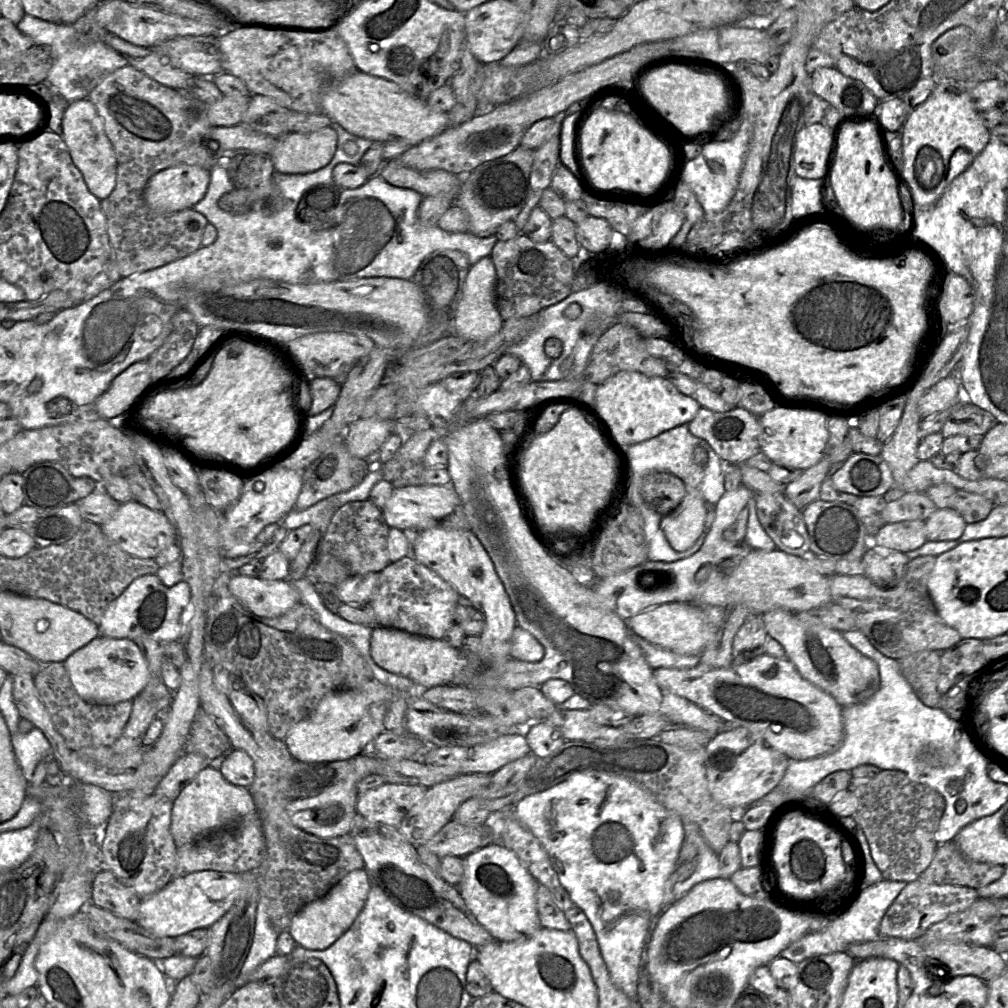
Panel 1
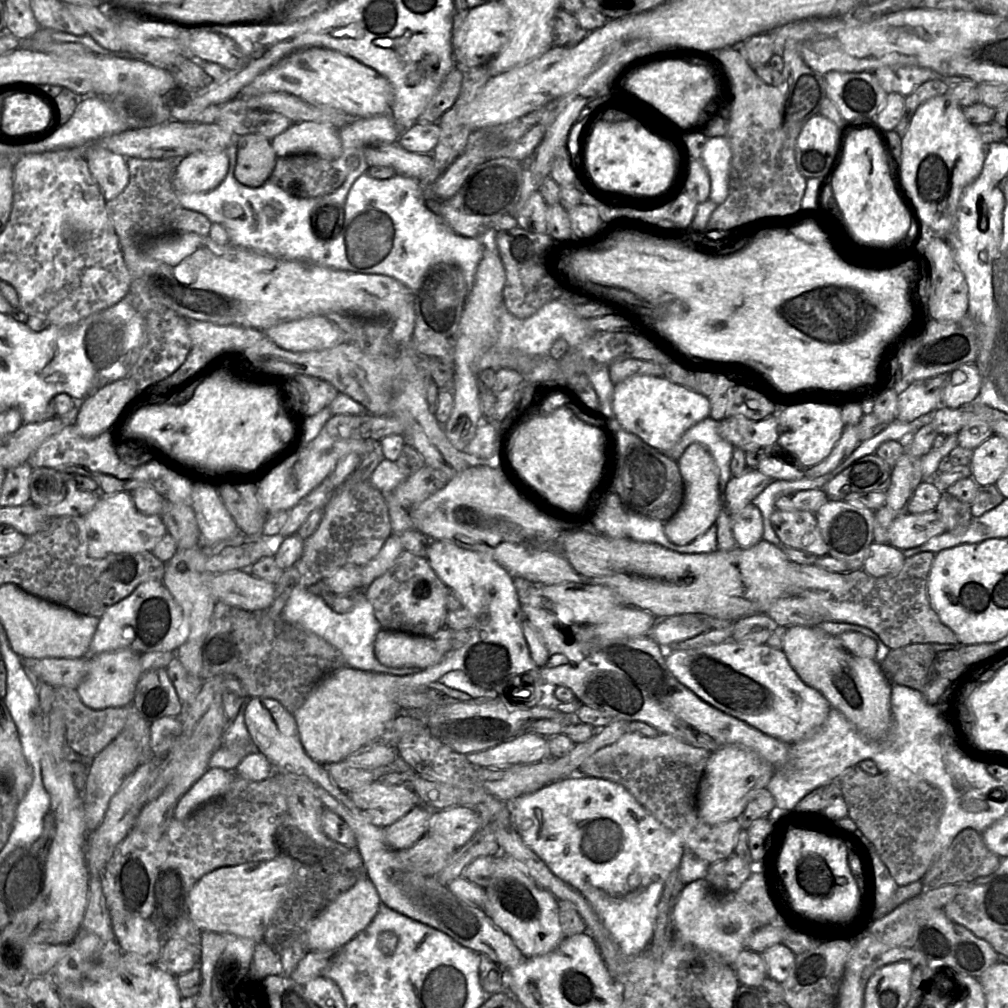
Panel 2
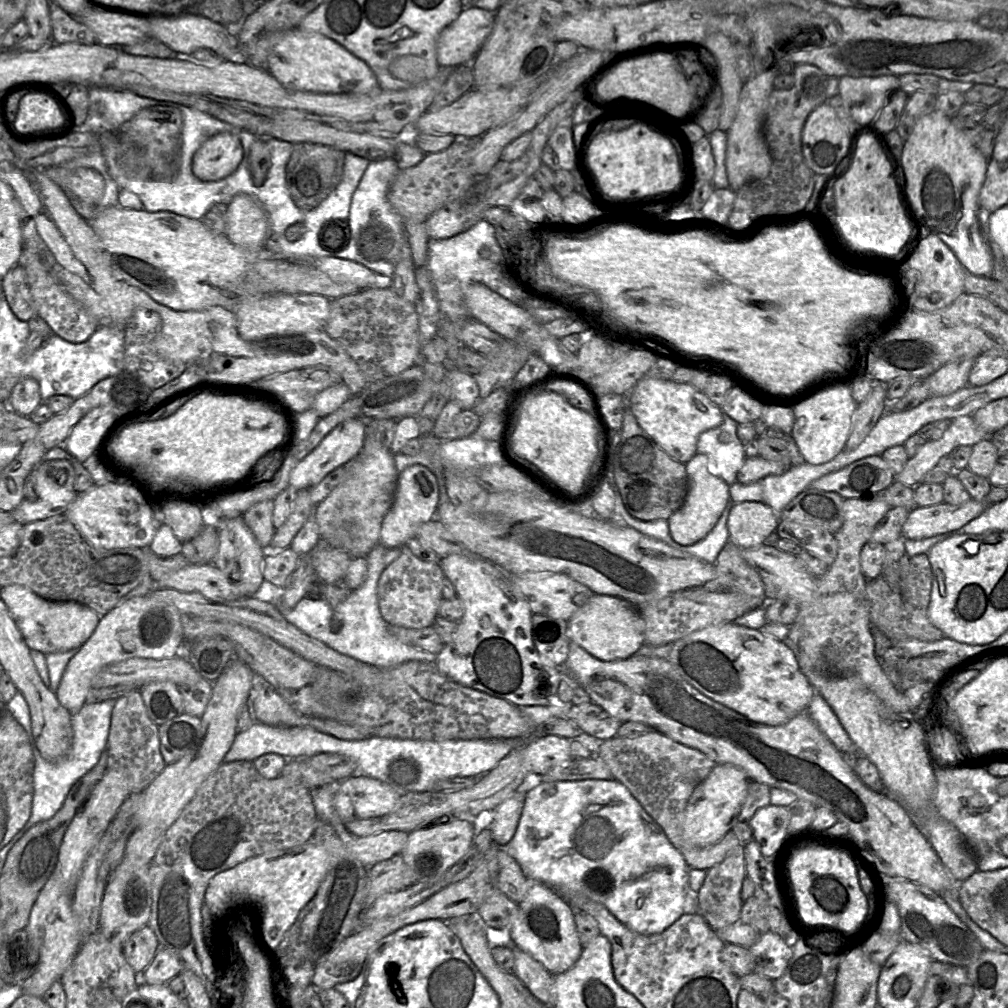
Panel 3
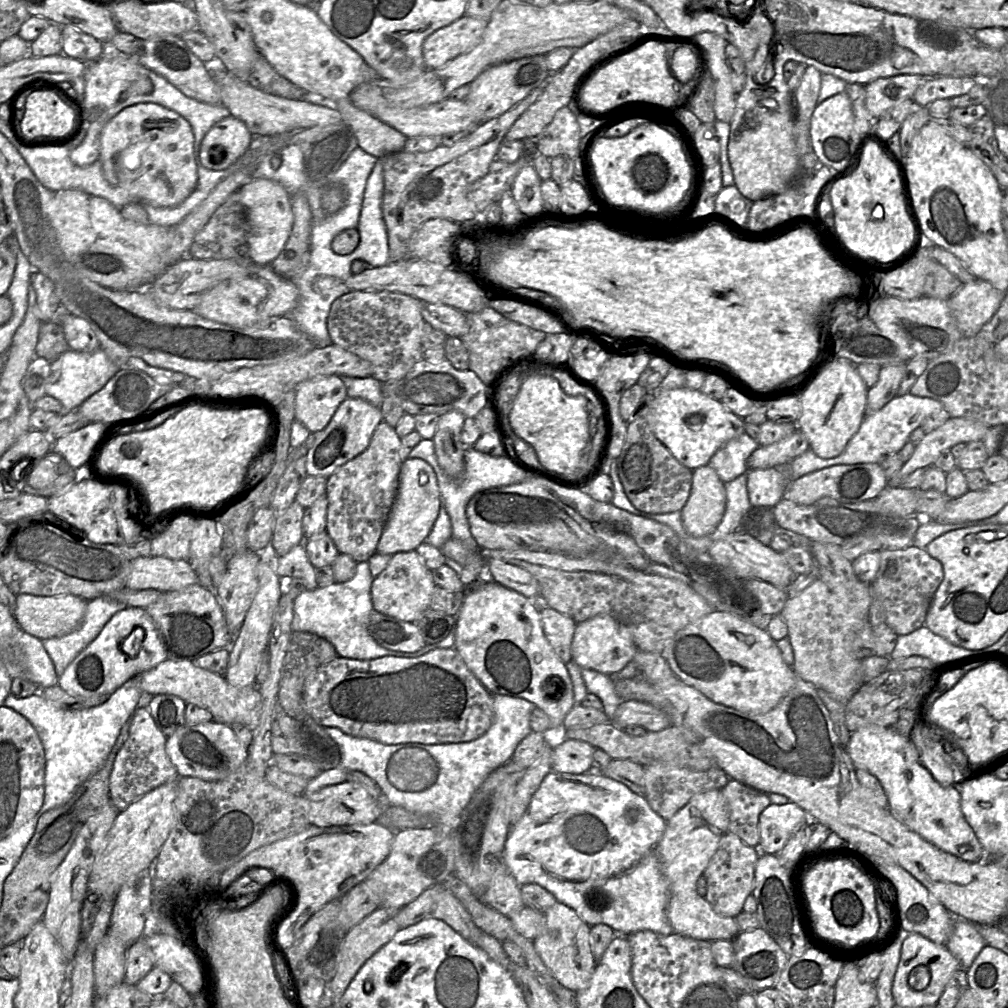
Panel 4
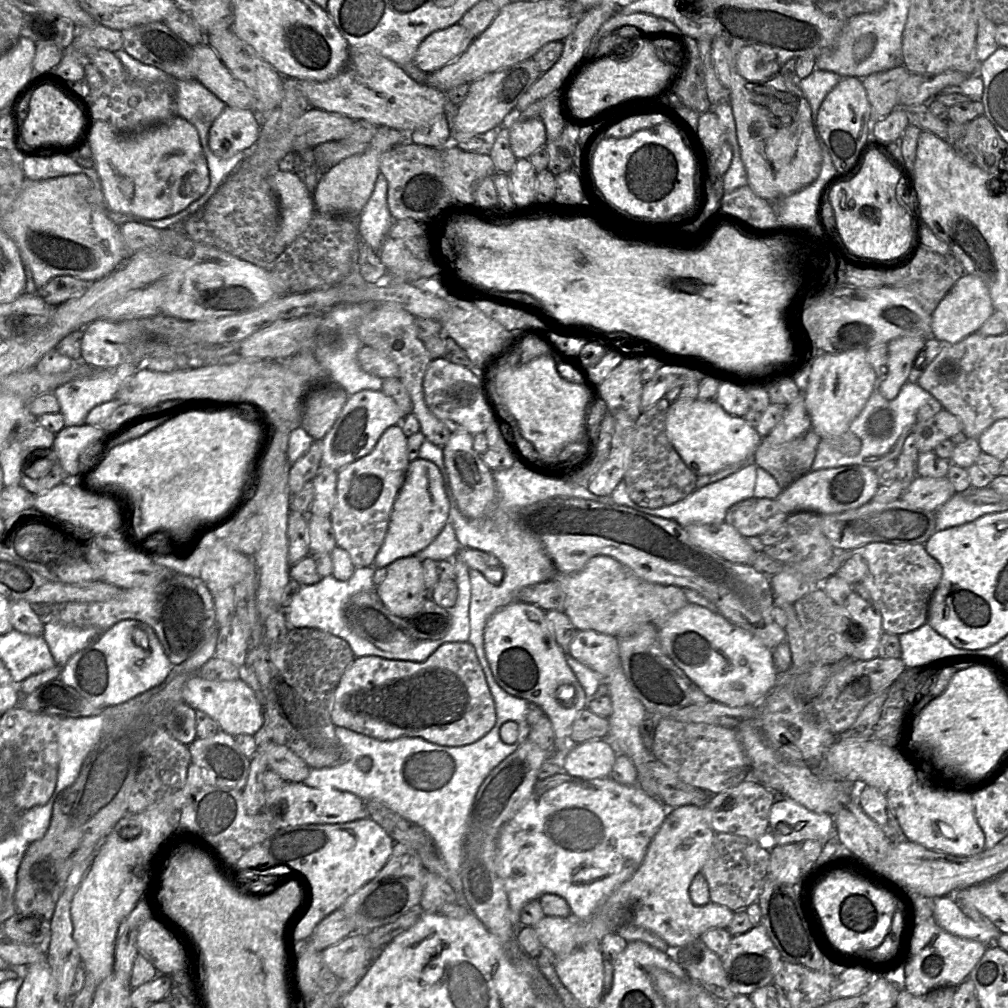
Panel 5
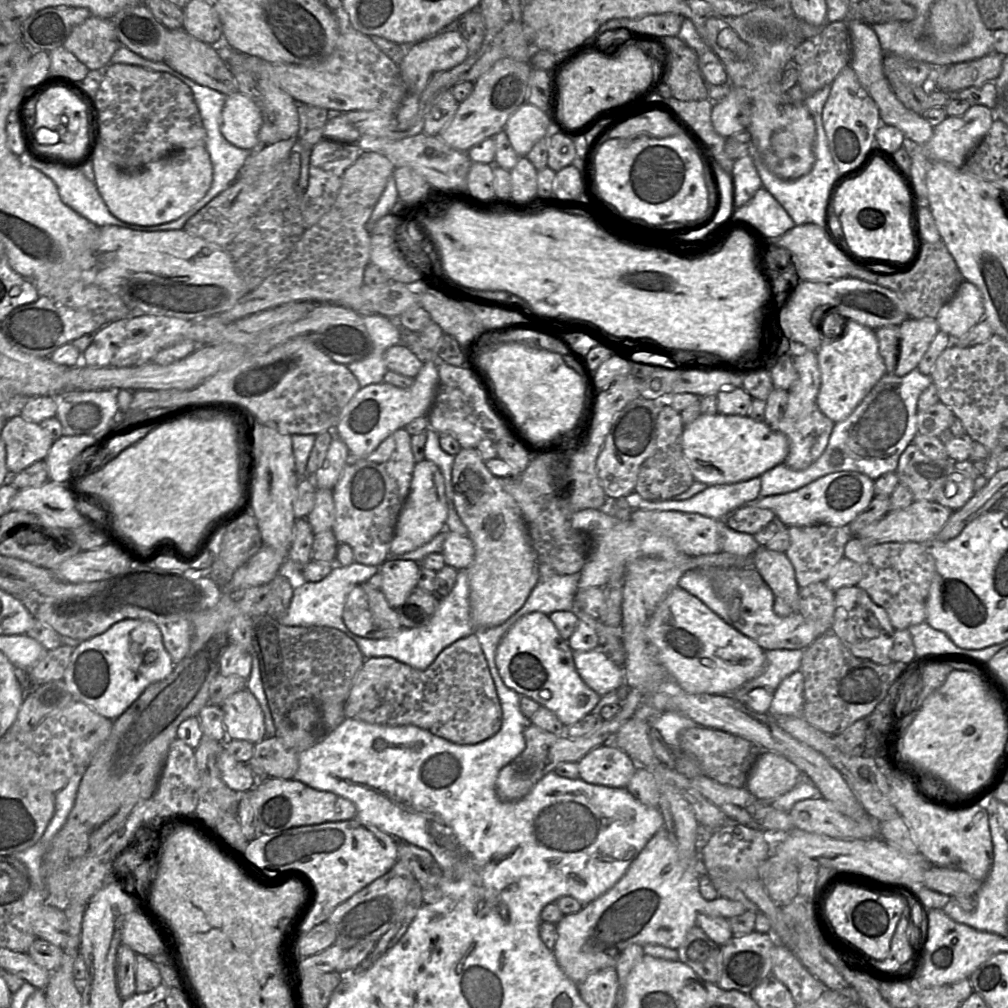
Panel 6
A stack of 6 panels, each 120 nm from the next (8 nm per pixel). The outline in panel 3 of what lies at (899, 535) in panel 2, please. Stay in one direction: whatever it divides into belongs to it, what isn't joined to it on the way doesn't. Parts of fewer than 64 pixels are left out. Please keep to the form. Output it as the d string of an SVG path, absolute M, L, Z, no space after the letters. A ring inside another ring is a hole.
M970 499L961 505L941 502L910 510L902 527L902 537L924 539L959 529L978 517L989 506L986 499Z

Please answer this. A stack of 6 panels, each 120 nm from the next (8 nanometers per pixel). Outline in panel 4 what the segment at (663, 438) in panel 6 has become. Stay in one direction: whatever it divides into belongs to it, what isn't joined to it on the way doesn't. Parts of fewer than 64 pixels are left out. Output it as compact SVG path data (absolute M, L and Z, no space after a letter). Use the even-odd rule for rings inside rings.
M647 402L628 422L625 442L616 463L625 495L635 508L652 514L681 511L690 495L693 470L682 465L656 438L648 424Z

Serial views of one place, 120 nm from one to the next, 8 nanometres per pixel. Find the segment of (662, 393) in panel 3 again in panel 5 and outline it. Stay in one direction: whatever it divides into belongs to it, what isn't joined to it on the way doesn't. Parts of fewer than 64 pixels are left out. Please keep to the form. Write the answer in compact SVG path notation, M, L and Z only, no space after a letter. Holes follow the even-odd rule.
M717 401L672 402L666 415L666 434L684 463L697 475L713 474L725 467L746 463L763 440L743 417L726 412Z

